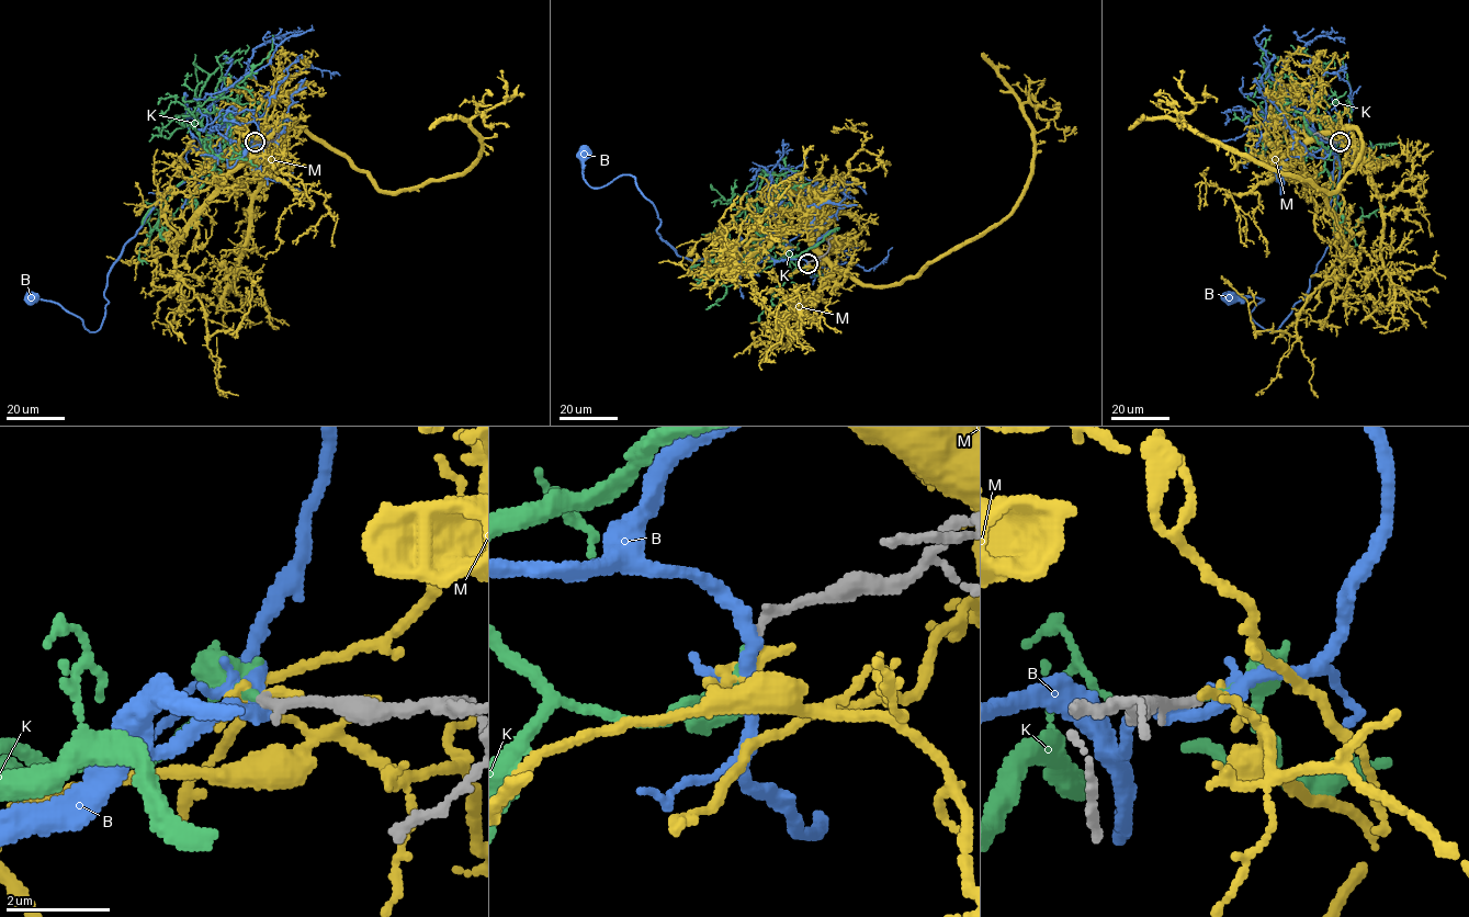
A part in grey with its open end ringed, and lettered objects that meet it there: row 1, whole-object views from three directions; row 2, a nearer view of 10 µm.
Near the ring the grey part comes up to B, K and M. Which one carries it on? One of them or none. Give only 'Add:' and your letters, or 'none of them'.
Add: K

